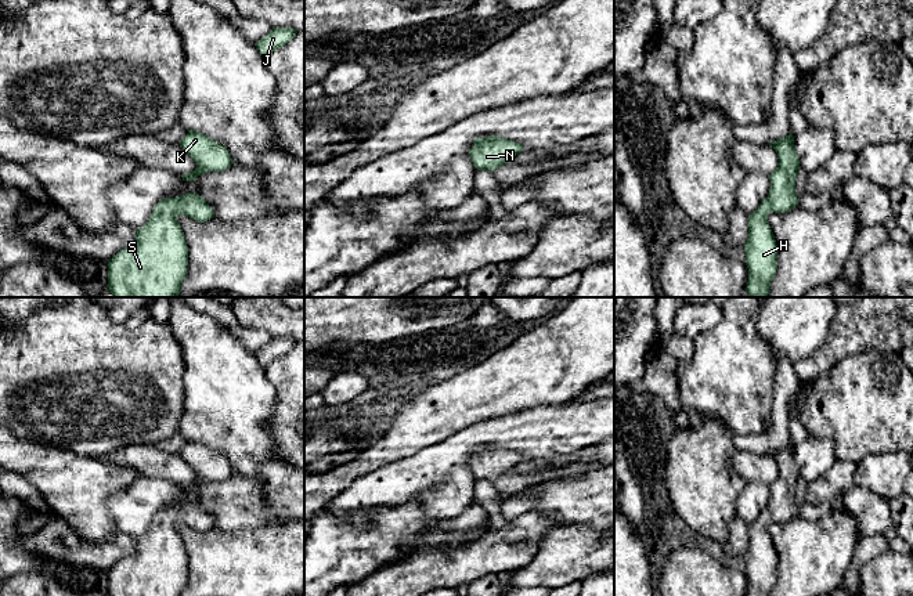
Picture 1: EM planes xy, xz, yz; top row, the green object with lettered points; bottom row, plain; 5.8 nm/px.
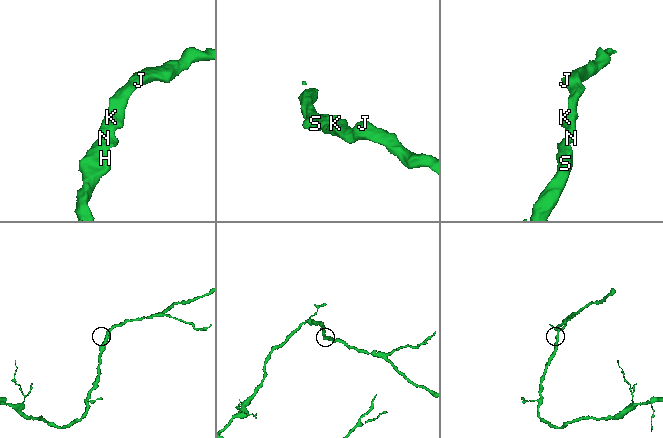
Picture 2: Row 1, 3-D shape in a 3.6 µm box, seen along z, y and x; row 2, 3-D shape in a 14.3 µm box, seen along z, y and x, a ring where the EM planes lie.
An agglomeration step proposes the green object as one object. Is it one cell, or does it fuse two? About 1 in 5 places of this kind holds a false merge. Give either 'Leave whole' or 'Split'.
Leave whole

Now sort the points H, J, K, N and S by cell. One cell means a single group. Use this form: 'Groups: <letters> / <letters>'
Groups: H J K N S

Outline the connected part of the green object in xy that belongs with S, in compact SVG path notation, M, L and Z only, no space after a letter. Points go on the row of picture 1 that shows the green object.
M194 192L160 201L148 221L136 230L136 242L108 260L107 289L115 297L178 297L188 266L188 246L177 221L180 214L201 223L214 217L205 198Z

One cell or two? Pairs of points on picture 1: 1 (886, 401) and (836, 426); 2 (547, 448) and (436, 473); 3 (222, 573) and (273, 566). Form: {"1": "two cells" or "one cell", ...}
{"1": "one cell", "2": "one cell", "3": "one cell"}

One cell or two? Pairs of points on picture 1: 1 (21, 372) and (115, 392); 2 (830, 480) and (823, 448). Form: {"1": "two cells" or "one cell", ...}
{"1": "one cell", "2": "two cells"}

